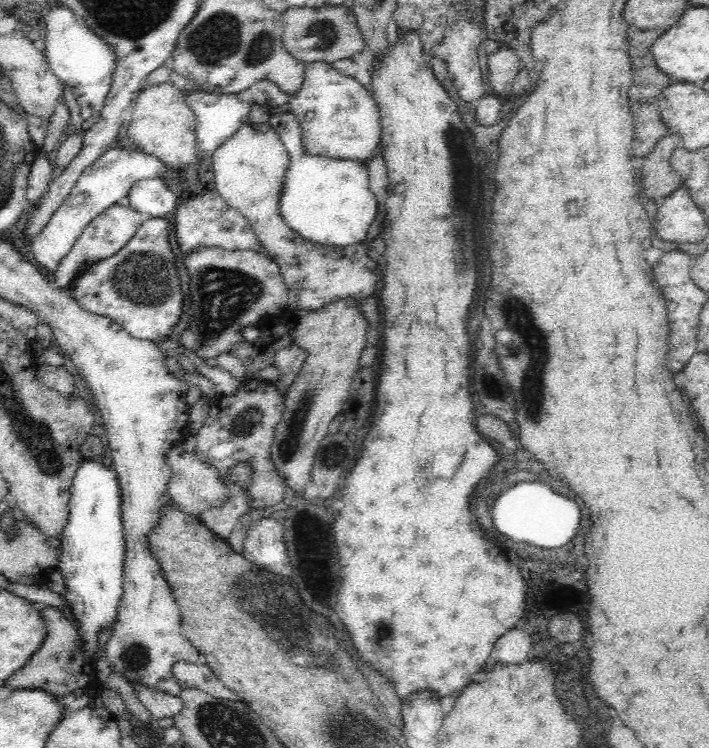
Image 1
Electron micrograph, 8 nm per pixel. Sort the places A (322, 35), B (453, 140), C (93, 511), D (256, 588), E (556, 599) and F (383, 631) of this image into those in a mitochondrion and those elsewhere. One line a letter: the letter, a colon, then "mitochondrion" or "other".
A: mitochondrion
B: mitochondrion
C: other
D: mitochondrion
E: other
F: mitochondrion

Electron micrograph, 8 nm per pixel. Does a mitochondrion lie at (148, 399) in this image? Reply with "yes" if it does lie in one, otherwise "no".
no

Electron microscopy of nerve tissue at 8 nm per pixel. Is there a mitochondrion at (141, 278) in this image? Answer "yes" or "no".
yes

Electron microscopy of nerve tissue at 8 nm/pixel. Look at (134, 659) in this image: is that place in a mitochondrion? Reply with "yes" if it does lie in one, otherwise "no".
yes

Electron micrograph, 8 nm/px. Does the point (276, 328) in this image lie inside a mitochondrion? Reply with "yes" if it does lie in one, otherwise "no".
yes

